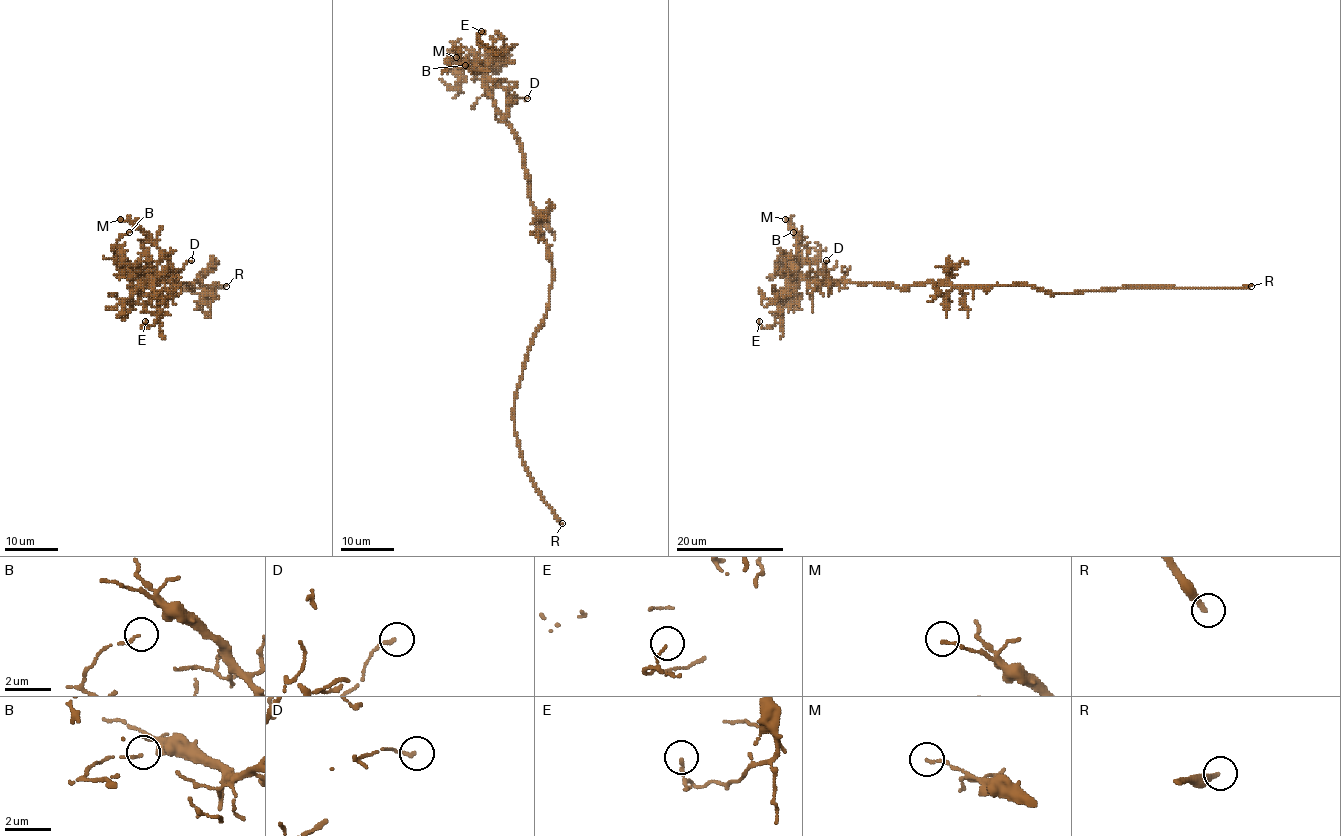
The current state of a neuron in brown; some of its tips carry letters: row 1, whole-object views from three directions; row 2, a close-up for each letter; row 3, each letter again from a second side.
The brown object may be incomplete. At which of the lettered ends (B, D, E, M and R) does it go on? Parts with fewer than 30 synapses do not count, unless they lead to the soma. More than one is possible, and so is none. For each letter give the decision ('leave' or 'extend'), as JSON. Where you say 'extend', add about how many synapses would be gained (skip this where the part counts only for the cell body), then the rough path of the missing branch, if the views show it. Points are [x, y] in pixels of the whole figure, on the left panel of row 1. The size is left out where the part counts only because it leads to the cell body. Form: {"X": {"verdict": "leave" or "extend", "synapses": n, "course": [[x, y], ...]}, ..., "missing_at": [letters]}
{"B": {"verdict": "leave"}, "D": {"verdict": "leave"}, "E": {"verdict": "leave"}, "M": {"verdict": "leave"}, "R": {"verdict": "extend", "synapses": 100}, "missing_at": ["R"]}

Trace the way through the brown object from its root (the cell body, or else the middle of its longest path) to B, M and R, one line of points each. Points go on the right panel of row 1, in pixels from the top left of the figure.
B: (983, 287), (938, 283), (897, 287), (790, 279), (786, 275), (801, 259), (800, 246), (793, 232)
M: (983, 287), (938, 283), (897, 287), (821, 282), (813, 277), (804, 277), (797, 258), (798, 236), (785, 219)
R: (983, 287), (1030, 285), (1050, 293), (1078, 293), (1121, 287), (1251, 286)

